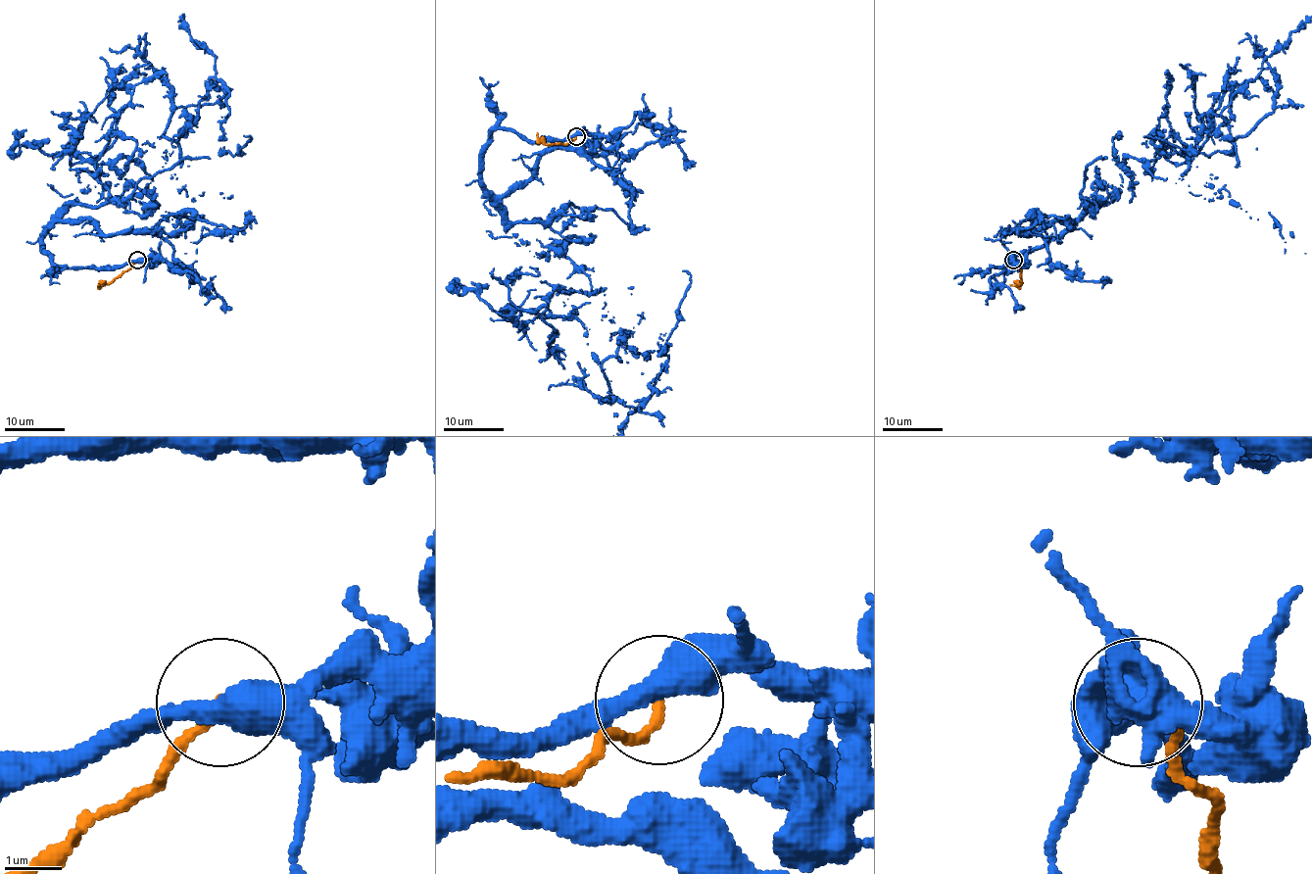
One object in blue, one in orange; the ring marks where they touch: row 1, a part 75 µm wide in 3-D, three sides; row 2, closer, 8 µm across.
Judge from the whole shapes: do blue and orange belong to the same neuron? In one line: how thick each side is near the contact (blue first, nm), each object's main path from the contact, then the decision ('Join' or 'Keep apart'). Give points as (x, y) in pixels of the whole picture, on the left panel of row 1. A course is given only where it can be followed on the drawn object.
Thickness 440 nm (blue) against 170 nm. Course of orange: (136, 261), (110, 282), (98, 284). Keep apart

